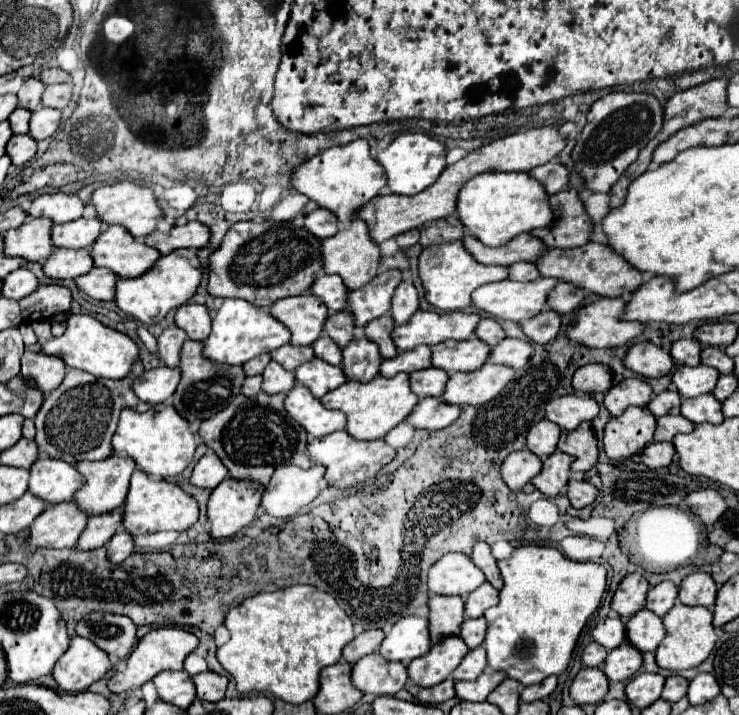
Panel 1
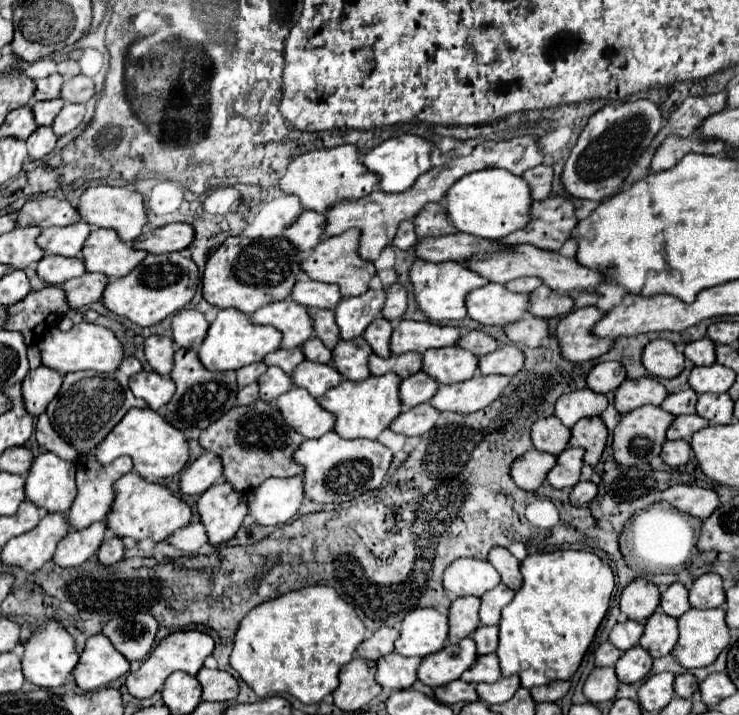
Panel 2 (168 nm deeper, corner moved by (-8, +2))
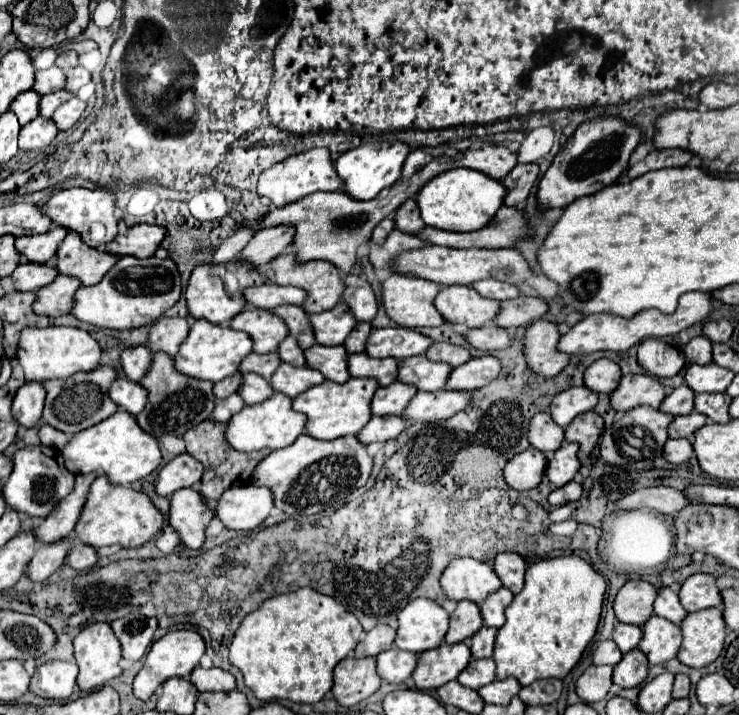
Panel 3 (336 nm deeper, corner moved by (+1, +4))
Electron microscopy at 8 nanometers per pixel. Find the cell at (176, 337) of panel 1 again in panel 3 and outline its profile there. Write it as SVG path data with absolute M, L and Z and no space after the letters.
M136 346L136 348L126 348L120 354L120 364L124 370L124 376L132 382L140 382L140 378L148 372L148 362L152 354L148 354L146 346Z

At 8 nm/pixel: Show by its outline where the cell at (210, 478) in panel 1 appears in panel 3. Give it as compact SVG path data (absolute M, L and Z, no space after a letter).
M178 454L158 472L156 494L170 498L180 488L192 488L200 482L200 464L190 454Z

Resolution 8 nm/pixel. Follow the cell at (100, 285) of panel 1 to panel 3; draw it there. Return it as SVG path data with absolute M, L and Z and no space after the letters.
M58 276L48 286L40 288L36 292L36 302L32 304L34 314L56 318L62 314L68 314L72 308L72 298L76 290L80 288L80 280L72 276Z

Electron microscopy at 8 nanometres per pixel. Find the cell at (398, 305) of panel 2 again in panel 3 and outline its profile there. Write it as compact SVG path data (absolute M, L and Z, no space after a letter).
M346 274L342 278L344 278L342 302L348 306L348 310L354 314L358 322L370 322L378 310L378 302L370 284L364 278L352 274Z

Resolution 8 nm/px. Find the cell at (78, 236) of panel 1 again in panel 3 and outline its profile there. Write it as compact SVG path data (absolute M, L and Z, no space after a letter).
M50 224L44 234L28 236L28 238L16 238L14 248L26 262L36 262L36 264L48 264L56 256L56 246L64 240L64 230L62 226Z

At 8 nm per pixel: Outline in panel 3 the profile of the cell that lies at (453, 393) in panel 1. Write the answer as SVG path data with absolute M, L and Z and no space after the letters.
M440 390L432 394L416 392L416 396L408 402L404 410L404 420L406 424L442 420L464 410L468 402L470 402L468 392L456 392L456 390Z

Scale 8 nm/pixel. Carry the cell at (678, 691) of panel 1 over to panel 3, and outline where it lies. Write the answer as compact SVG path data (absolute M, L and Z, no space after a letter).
M676 674L672 698L686 698L690 694L690 678L686 674Z

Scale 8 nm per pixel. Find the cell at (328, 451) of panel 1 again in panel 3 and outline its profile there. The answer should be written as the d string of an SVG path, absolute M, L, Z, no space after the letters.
M306 434L298 436L294 444L284 450L270 452L252 472L254 486L266 486L272 490L274 506L292 518L304 518L318 512L326 512L342 502L348 494L362 488L370 476L372 458L366 446L360 446L354 436L342 436L336 440L316 440Z

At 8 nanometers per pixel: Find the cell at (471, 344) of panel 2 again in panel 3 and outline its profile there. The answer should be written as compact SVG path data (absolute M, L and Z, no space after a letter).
M444 342L442 344L432 344L426 350L424 356L428 360L432 360L432 362L446 362L452 368L456 368L456 366L460 366L460 364L464 364L464 362L470 360L470 354L468 354L466 348L454 346L454 344L444 344Z

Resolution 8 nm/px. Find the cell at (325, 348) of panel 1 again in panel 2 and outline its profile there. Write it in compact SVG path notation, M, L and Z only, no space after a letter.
M309 338L303 344L303 352L305 352L307 360L321 362L321 364L331 364L333 362L333 352L329 348L325 348L325 344L321 340L317 340L317 338Z

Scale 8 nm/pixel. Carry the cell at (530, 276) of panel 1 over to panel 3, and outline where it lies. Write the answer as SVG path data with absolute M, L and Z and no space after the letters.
M480 280L480 282L472 282L472 288L484 296L484 298L492 298L492 300L510 300L510 298L518 298L518 288L512 284L504 284L498 280Z

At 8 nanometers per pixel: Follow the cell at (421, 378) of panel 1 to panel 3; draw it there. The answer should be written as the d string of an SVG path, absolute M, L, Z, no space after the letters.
M394 382L392 386L380 388L374 392L374 398L372 398L372 414L400 416L404 412L404 406L408 406L408 402L416 392L418 390L412 390L412 386L404 386L402 382Z

